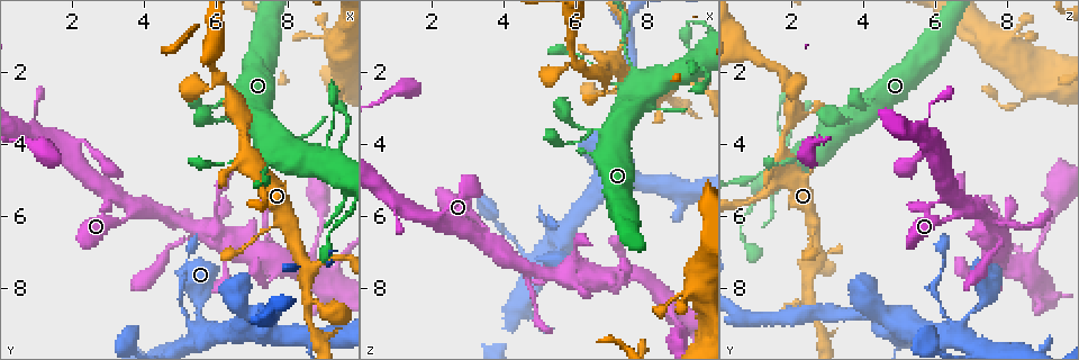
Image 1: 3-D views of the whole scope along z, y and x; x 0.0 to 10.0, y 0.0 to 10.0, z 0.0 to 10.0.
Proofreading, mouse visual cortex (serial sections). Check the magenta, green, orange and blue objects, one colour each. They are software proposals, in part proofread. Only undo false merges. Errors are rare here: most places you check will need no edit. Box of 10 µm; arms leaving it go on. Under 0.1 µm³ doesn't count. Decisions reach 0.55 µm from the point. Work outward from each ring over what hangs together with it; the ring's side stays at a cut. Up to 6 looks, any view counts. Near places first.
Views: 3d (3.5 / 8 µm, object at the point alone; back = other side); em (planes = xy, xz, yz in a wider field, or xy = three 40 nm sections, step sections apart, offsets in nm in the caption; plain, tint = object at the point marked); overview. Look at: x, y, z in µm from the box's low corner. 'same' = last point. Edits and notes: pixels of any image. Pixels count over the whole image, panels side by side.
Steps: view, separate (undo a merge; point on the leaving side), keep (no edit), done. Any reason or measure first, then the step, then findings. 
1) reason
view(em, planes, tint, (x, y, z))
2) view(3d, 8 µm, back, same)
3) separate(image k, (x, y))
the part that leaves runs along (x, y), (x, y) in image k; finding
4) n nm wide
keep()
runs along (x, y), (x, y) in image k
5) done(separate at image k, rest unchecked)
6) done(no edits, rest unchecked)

sharp bend
view(3d, 3.5 µm, (5.50, 6.45, 7.65))

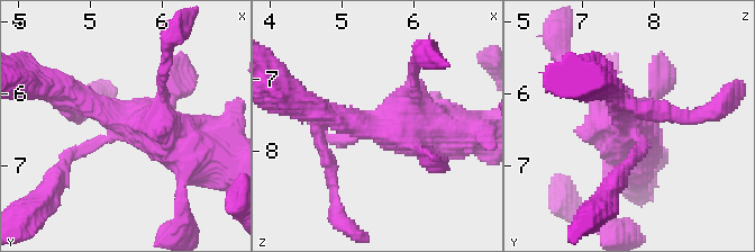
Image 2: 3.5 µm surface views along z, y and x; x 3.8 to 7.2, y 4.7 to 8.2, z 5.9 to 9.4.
need the tissue
view(em, xy, step 5, tint, (5.45, 6.45, 7.65))

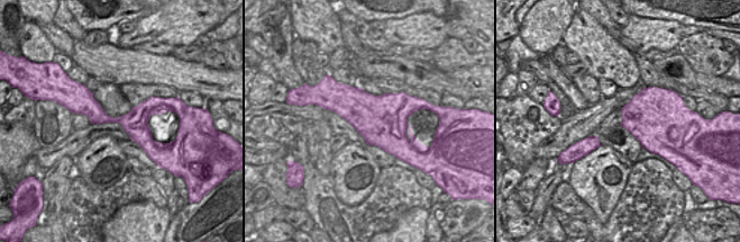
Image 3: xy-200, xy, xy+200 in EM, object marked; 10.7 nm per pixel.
cut it another way
view(em, planes, tint, same)

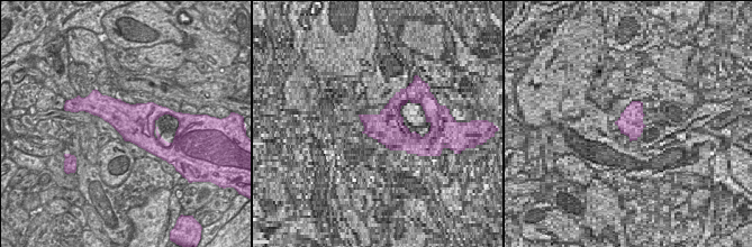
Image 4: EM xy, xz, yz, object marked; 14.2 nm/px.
keep()
runs along (63, 88), (183, 150) in image 2; all the same cell

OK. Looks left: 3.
view(3d, 8 µm, (7.90, 4.35, 2.50))

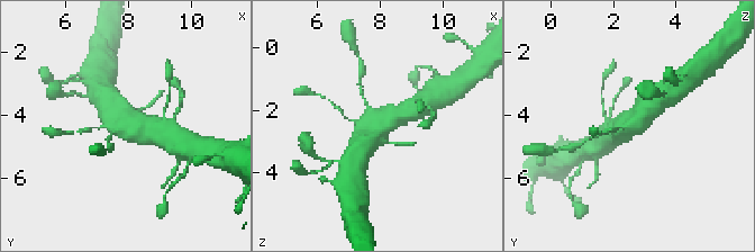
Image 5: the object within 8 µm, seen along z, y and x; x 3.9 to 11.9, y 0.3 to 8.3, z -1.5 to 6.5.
view(3d, 3.5 µm, same)

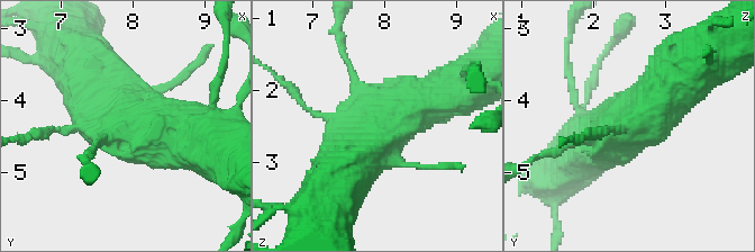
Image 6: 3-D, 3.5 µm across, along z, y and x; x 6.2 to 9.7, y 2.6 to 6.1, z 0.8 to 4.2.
view(em, xy, step 3, tint, (7.95, 4.35, 2.45))

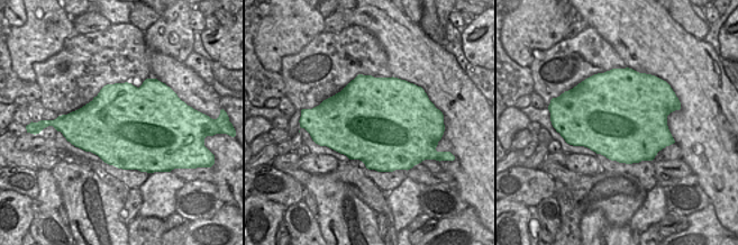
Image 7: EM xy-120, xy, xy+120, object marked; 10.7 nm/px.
keep()
runs along (335, 186), (360, 140), (428, 102) in image 6; continuous, no second cell

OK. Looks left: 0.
done(no edits, rest unchecked)

